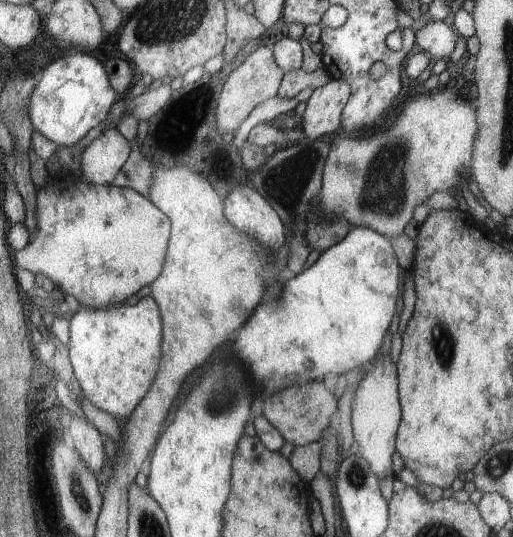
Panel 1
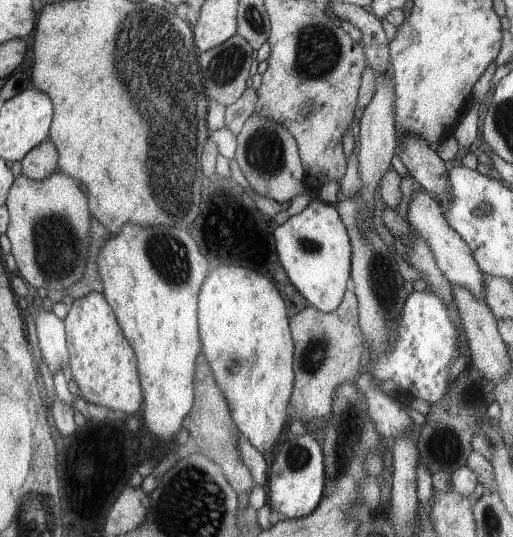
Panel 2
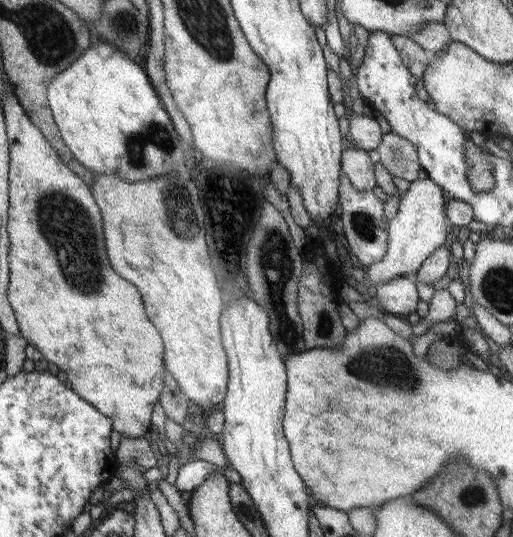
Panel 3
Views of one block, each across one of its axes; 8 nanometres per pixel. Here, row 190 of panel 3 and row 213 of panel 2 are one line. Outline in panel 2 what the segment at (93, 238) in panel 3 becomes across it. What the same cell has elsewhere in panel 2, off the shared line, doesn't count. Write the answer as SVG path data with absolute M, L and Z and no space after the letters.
M53 172L39 182L29 180L23 175L13 180L5 196L5 208L8 212L7 238L11 240L11 254L17 262L19 274L27 280L27 284L35 288L49 290L65 290L81 278L87 258L87 244L89 244L89 218L87 200L79 191L79 186L73 178Z

